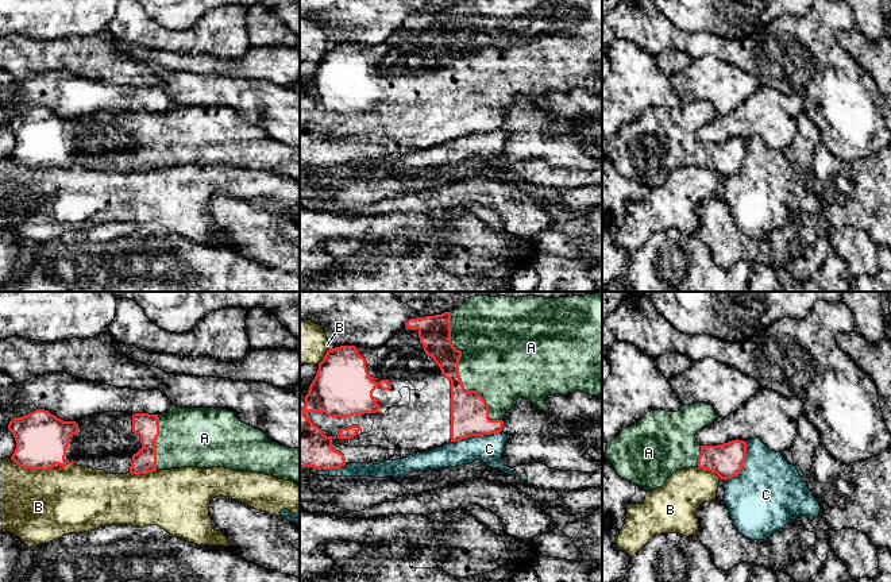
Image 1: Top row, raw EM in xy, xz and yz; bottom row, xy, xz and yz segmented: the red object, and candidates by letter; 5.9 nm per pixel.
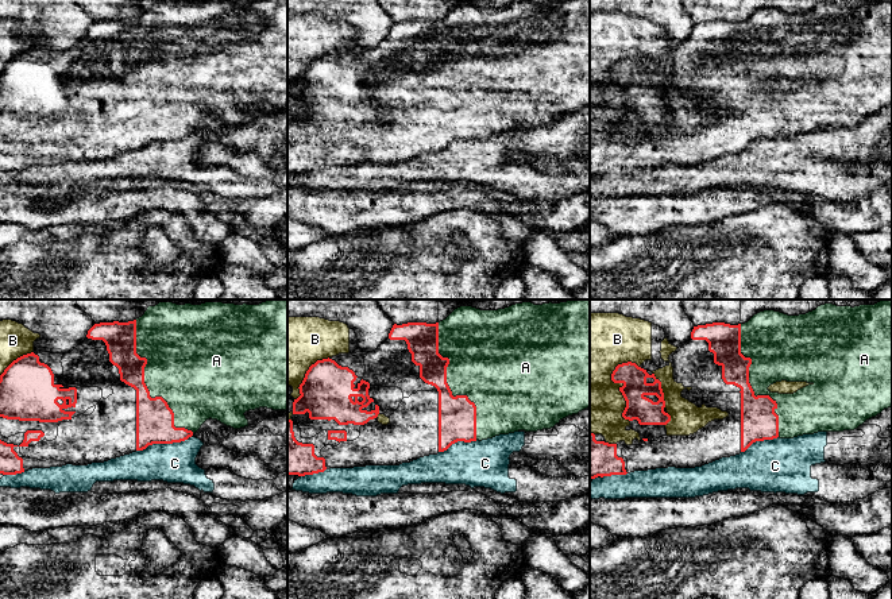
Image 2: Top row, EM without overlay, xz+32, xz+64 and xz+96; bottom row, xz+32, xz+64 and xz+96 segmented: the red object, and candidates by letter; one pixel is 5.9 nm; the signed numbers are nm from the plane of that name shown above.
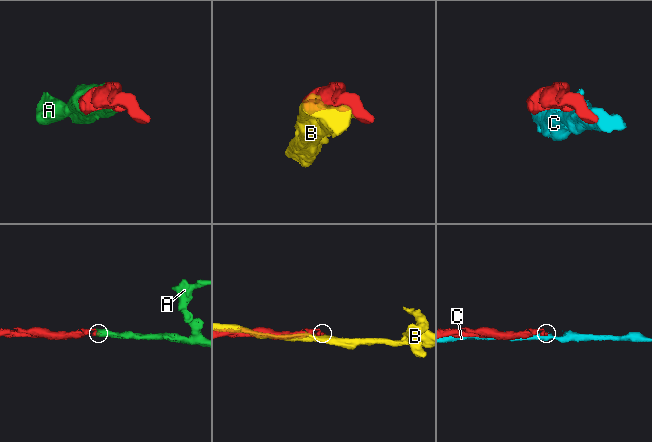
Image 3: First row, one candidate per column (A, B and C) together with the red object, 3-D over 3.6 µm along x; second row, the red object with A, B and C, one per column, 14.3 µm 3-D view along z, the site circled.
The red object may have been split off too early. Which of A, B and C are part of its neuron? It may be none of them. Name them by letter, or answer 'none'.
A

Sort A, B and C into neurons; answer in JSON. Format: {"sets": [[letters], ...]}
{"sets": [["A"], ["B"], ["C"]]}

